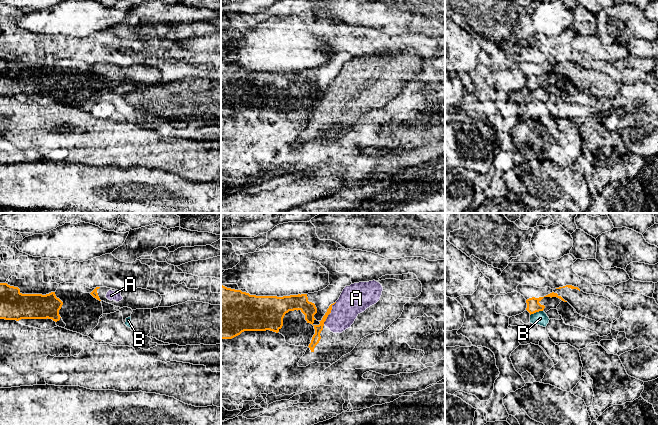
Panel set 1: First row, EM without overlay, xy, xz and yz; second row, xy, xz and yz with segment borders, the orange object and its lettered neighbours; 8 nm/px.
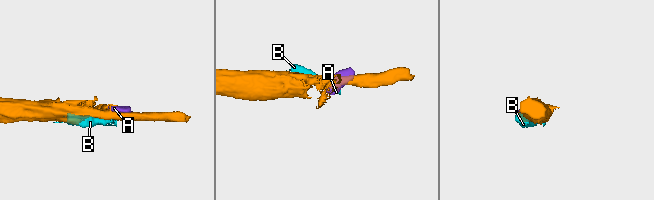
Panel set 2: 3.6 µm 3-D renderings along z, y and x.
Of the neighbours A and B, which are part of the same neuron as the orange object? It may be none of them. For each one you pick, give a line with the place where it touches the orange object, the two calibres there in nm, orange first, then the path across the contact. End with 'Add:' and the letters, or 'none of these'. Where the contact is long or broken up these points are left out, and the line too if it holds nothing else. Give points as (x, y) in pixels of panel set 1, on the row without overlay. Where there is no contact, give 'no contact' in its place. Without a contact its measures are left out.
Add: none of these

